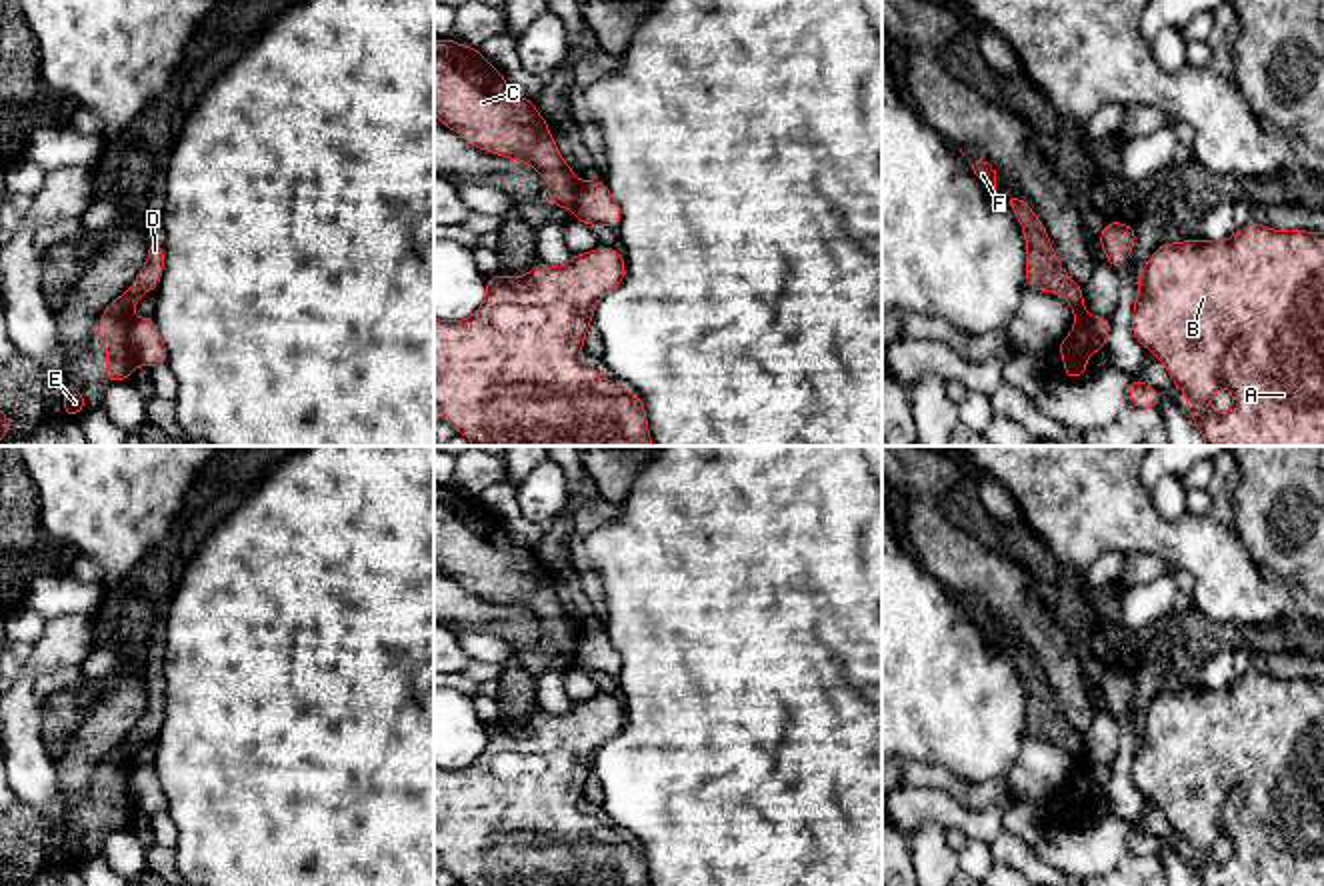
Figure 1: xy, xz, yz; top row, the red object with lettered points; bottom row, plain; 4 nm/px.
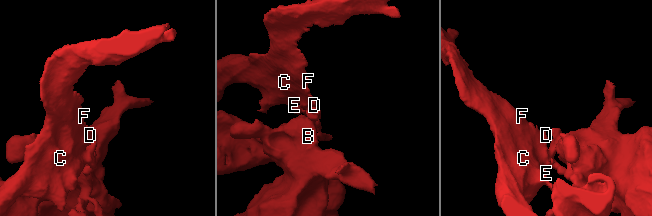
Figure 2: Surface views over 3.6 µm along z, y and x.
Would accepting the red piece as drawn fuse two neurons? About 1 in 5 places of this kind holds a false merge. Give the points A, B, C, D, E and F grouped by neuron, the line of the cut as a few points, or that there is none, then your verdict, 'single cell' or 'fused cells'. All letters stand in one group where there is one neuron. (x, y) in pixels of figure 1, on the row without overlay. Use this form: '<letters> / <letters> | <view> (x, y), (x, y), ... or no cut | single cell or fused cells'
A B / C D E F | xy (130, 766), (128, 794), (136, 810) | fused cells

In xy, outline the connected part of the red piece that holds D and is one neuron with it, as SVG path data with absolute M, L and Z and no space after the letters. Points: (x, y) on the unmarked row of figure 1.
M148 688L148 706L130 736L106 754L98 770L98 788L106 794L106 830L130 828L136 808L128 792L132 758L140 744L158 736L164 720L164 694Z

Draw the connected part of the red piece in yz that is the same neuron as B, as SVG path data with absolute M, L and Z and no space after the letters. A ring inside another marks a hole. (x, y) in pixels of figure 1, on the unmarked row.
M1252 668L1222 690L1160 692L1138 720L1132 782L1188 846L1202 886L1324 886L1324 680L1272 678ZM1224 832L1234 852L1218 862L1210 848Z

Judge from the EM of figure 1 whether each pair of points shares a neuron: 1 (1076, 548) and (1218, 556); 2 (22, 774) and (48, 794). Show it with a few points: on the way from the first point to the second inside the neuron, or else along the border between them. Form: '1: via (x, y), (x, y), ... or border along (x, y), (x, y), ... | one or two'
1: via (1112, 536), (1160, 536), (1182, 542) | one
2: via (28, 776), (42, 790) | one

